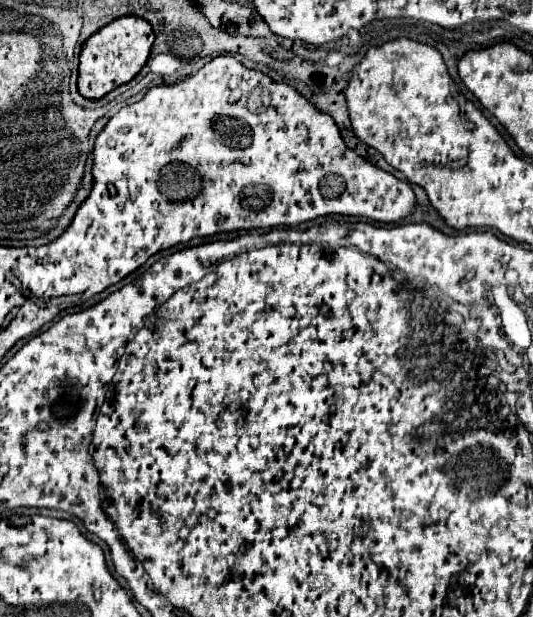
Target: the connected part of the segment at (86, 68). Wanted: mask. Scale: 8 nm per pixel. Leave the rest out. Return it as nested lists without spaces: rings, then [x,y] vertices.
[[[121,17],[113,23],[99,29],[93,37],[89,37],[81,45],[79,55],[79,77],[77,89],[87,99],[101,99],[105,93],[113,91],[115,87],[131,81],[147,63],[151,45],[153,45],[153,29],[145,19],[139,17]]]

